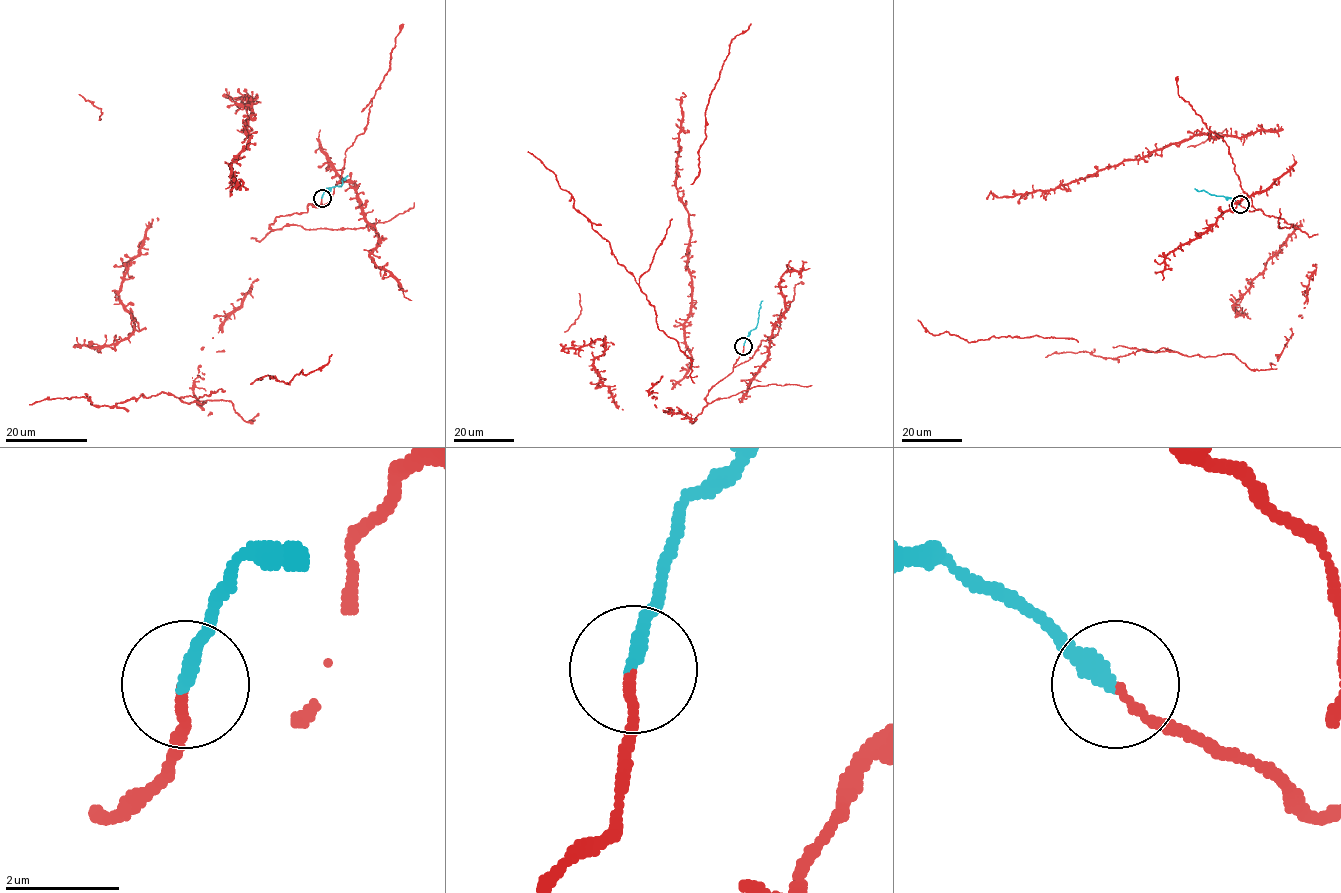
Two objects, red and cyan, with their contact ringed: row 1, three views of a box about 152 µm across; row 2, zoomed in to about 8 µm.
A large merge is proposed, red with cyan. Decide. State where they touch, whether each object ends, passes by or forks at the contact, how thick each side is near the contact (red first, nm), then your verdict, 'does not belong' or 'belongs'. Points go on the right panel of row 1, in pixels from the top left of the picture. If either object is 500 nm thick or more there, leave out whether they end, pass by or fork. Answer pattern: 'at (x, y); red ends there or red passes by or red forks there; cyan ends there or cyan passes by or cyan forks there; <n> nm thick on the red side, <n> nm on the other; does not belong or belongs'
at (1240, 204); red ends there; cyan ends there; 140 nm thick on the red side, 280 nm on the other; belongs

